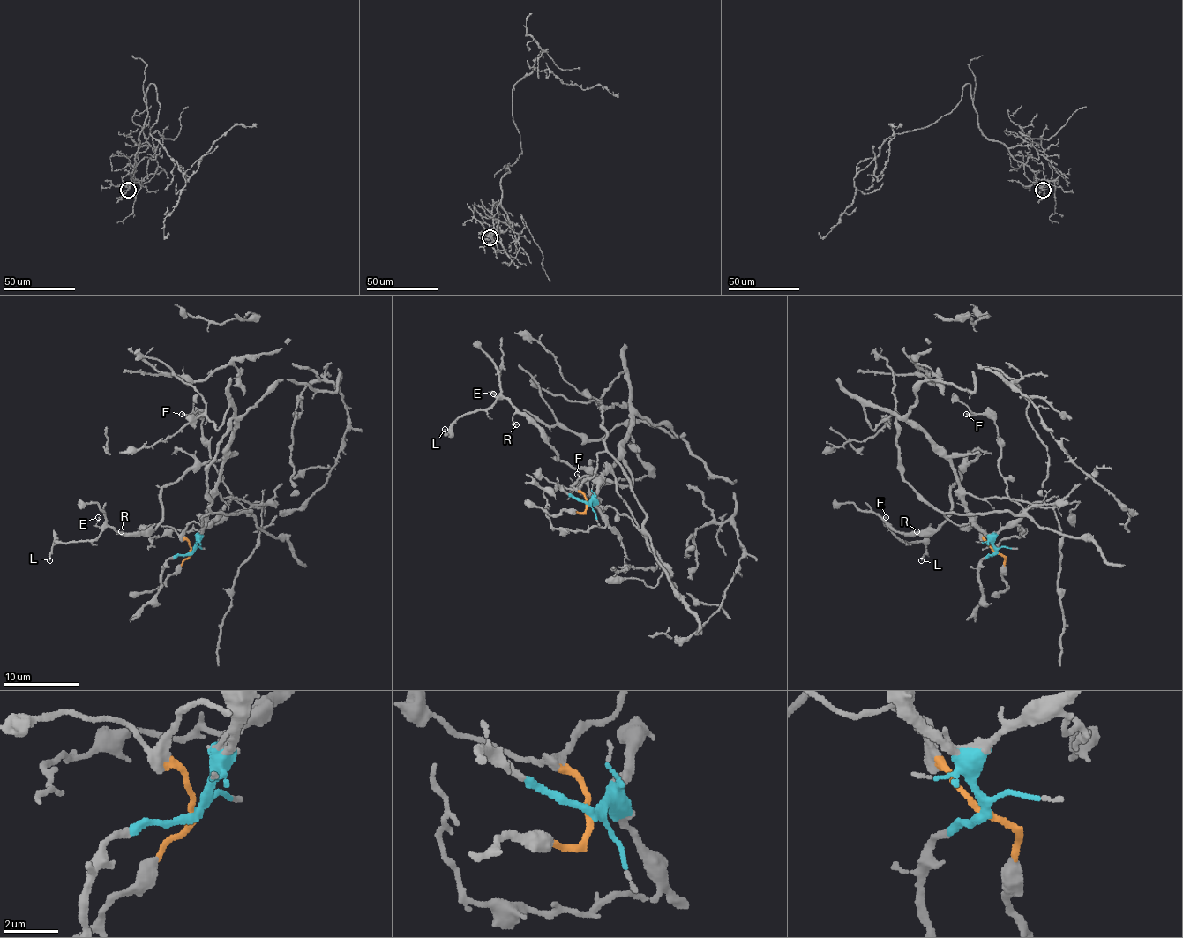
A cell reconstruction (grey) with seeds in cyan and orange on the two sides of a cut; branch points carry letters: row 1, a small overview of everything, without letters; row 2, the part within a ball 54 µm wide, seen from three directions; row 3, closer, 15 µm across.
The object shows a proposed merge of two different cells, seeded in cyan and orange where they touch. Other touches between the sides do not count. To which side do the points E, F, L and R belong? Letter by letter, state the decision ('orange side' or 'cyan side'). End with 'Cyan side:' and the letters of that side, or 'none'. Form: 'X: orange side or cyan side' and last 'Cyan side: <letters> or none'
E: cyan side
F: orange side
L: cyan side
R: cyan side
Cyan side: E, L, R

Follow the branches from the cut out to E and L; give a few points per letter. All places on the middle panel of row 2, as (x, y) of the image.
E: (586, 503), (619, 458), (631, 476), (629, 484), (575, 469), (556, 458), (558, 453), (505, 399), (492, 393)
L: (586, 503), (619, 458), (629, 484), (575, 469), (505, 399), (462, 414), (448, 434), (444, 429)

